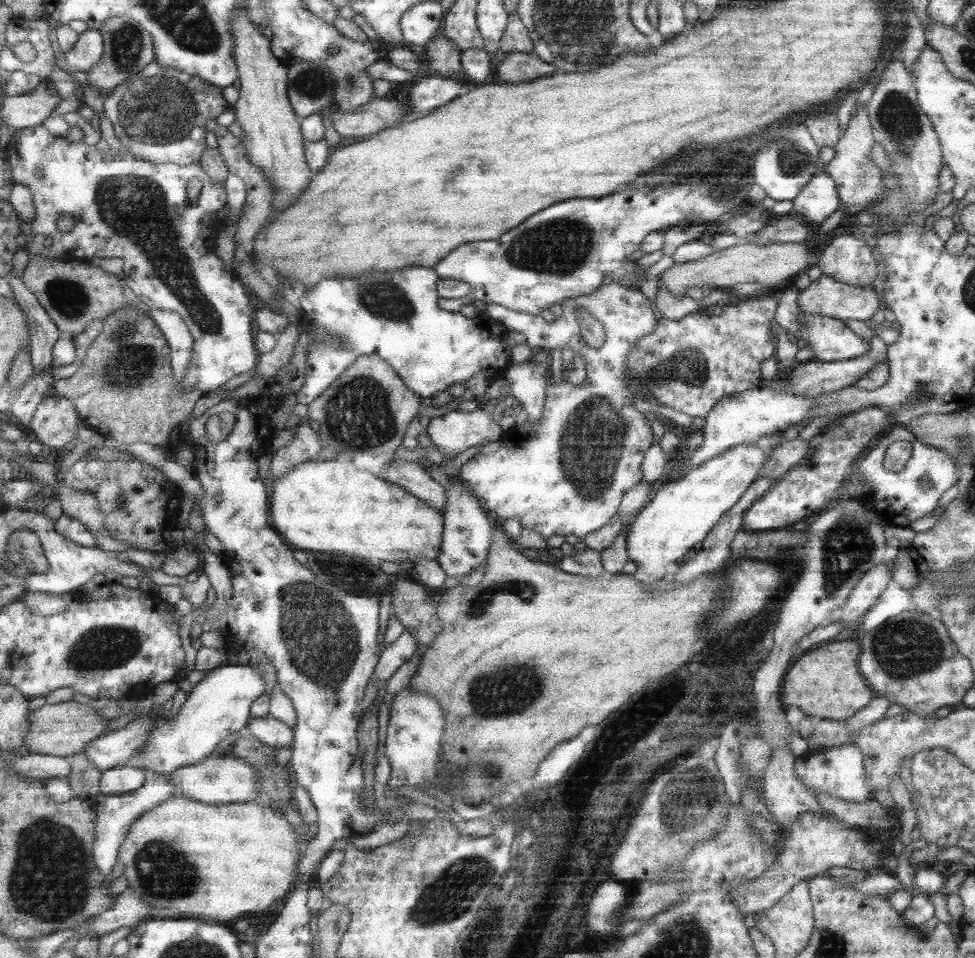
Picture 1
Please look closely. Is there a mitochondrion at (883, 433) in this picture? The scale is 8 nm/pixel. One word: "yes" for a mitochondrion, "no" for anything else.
no

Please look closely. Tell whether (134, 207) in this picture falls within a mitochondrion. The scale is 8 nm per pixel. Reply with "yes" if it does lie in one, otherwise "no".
yes

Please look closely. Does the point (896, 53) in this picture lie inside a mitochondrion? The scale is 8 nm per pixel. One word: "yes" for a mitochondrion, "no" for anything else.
no

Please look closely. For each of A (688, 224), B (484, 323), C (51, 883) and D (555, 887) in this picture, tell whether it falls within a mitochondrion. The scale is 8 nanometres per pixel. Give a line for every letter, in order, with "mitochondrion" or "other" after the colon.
A: other
B: other
C: mitochondrion
D: other

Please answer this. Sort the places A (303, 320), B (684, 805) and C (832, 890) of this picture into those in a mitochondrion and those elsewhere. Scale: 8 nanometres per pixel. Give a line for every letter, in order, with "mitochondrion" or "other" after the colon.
A: other
B: mitochondrion
C: other

